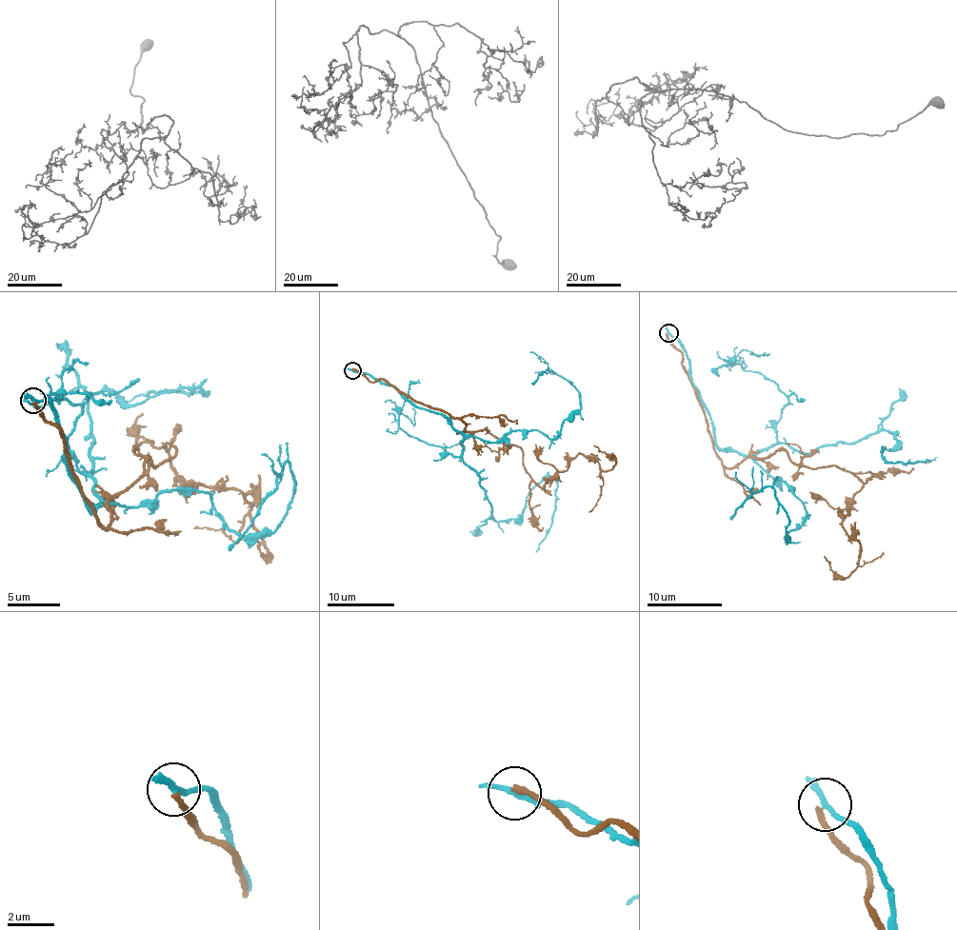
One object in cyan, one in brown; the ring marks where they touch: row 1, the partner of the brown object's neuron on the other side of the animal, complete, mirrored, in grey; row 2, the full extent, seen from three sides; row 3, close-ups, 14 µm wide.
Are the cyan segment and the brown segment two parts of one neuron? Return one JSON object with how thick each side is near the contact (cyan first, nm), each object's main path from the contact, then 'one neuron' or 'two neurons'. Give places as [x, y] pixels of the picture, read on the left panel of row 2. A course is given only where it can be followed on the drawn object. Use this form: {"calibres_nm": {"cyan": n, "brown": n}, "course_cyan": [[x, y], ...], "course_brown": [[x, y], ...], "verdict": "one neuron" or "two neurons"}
{"calibres_nm": {"cyan": 220, "brown": 220}, "course_cyan": [[32, 400], [54, 413], [91, 511], [92, 394], [204, 394], [115, 396]], "course_brown": [[33, 403], [106, 527], [148, 458], [171, 459], [165, 442], [186, 482], [253, 504], [269, 555], [257, 540]], "verdict": "two neurons"}

